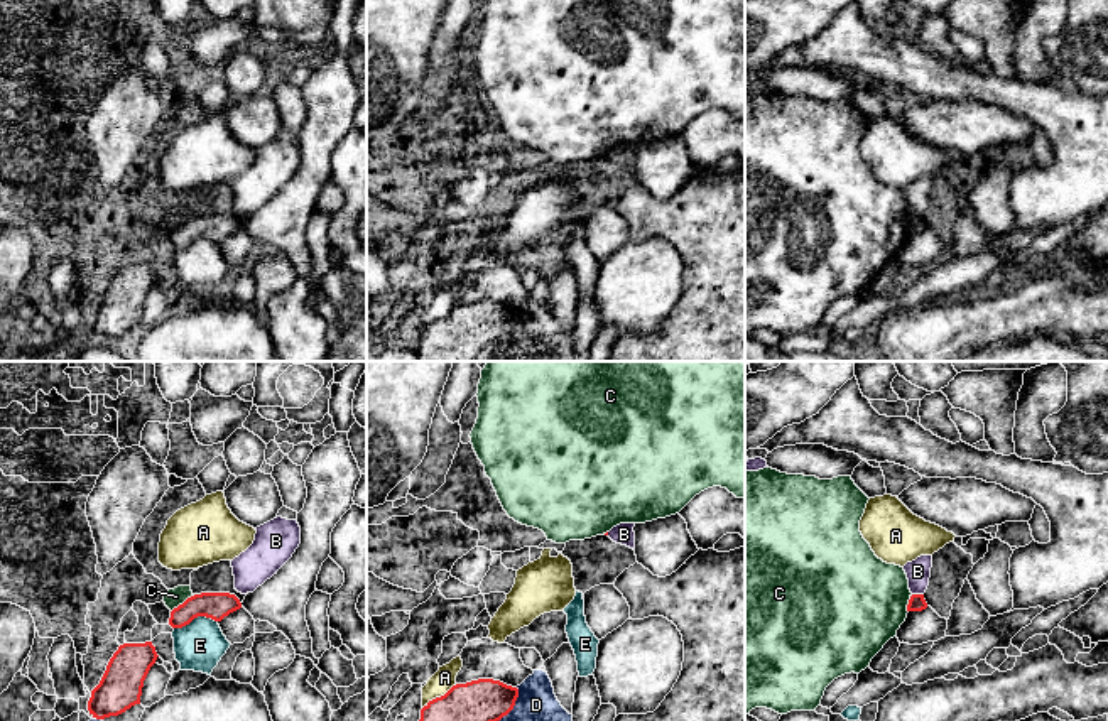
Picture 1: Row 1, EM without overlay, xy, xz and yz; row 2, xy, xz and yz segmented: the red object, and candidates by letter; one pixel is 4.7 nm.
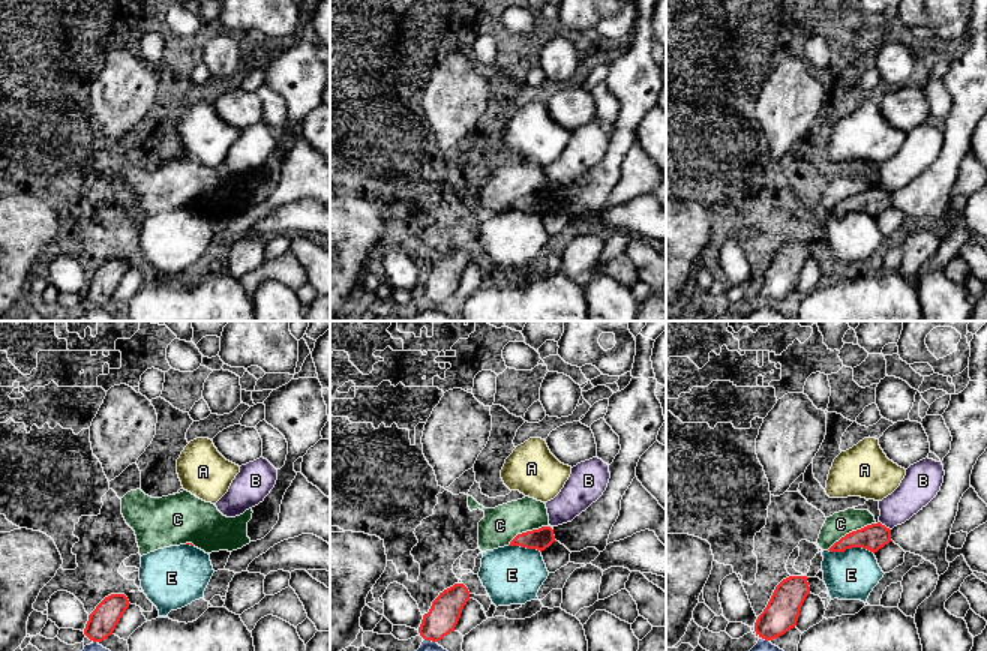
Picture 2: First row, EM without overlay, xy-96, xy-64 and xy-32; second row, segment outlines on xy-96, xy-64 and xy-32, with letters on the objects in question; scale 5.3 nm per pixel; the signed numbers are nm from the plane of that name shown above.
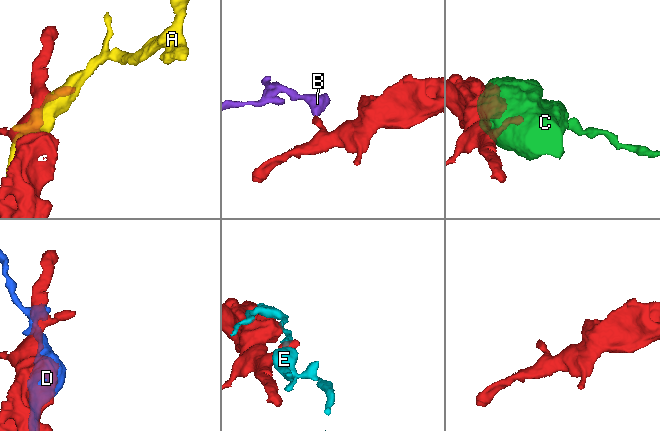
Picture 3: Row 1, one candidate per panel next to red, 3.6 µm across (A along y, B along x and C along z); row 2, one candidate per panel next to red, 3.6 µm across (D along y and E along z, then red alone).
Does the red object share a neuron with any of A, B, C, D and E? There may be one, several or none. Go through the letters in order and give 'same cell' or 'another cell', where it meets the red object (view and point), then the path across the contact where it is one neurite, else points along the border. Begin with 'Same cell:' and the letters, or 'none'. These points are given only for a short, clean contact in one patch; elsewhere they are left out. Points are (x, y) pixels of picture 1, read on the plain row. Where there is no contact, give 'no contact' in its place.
Same cell: none
A: another cell | xz (441, 318)
B: another cell | yz (917, 216) | along yz (912, 215), (923, 216)
C: another cell | xy (184, 223) | along xy (195, 216), (188, 218), (171, 233)
D: another cell | xz (502, 338)
E: another cell | xy (195, 238)

